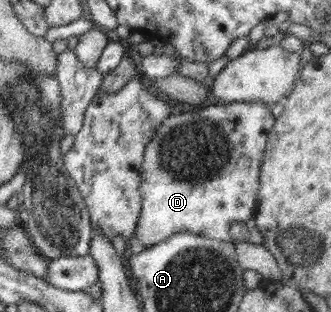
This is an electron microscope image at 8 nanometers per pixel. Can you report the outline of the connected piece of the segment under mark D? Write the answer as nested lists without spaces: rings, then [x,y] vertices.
[[[221,102],[215,105],[210,105],[206,108],[201,108],[198,111],[189,111],[183,114],[169,115],[162,123],[157,126],[157,131],[153,135],[153,139],[149,140],[147,147],[145,147],[145,154],[142,165],[140,166],[140,187],[142,194],[142,209],[138,218],[136,231],[134,236],[138,238],[145,246],[153,246],[163,242],[165,238],[171,236],[176,232],[197,233],[204,237],[233,243],[234,246],[237,240],[234,240],[229,234],[232,222],[247,222],[254,216],[257,210],[257,199],[260,187],[260,172],[261,163],[264,159],[264,150],[268,142],[269,132],[273,129],[276,119],[271,115],[272,107],[264,102],[243,102],[242,104],[222,104]]]

